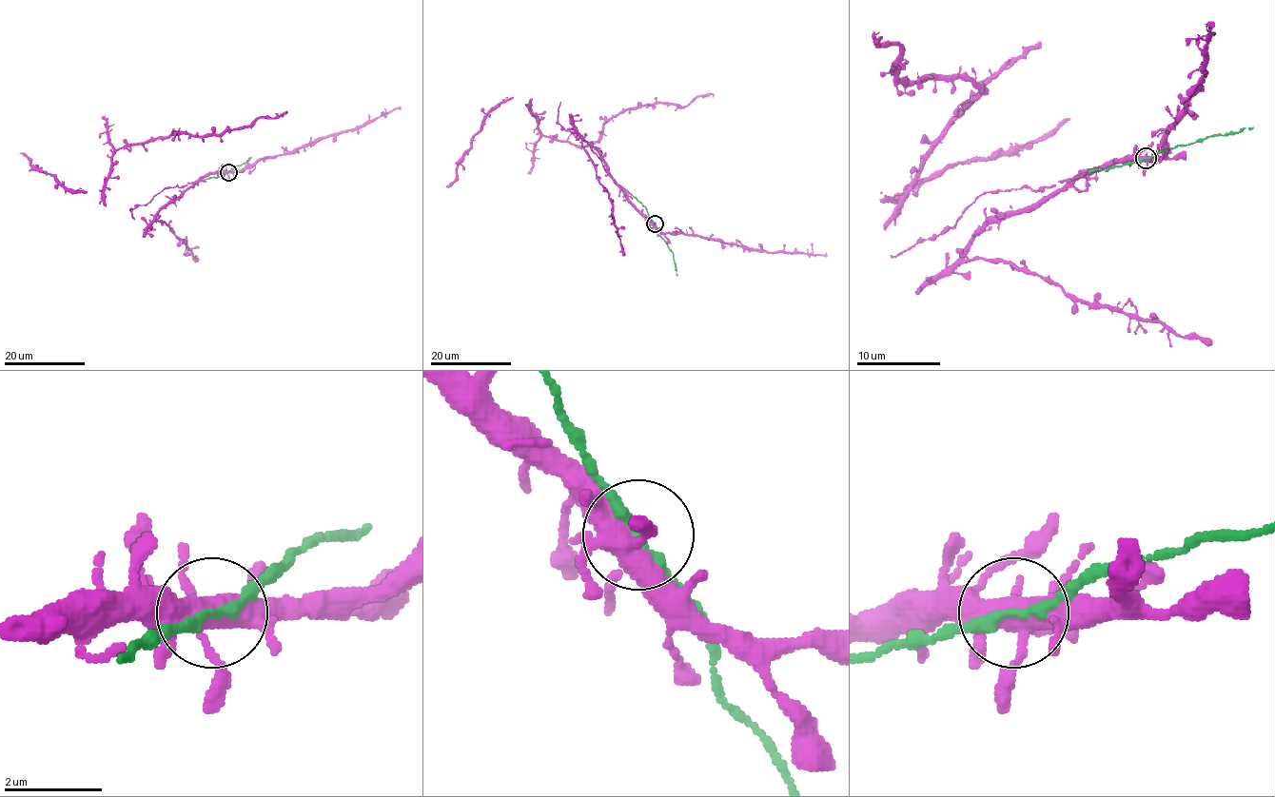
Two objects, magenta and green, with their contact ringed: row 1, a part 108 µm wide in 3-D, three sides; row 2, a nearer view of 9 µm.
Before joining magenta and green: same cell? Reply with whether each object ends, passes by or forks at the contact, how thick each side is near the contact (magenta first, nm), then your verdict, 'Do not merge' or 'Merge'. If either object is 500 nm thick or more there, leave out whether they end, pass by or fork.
At the ring magenta forks. At the ring green passes by. Thickness 400 nm (magenta) against 200 nm. Merge

